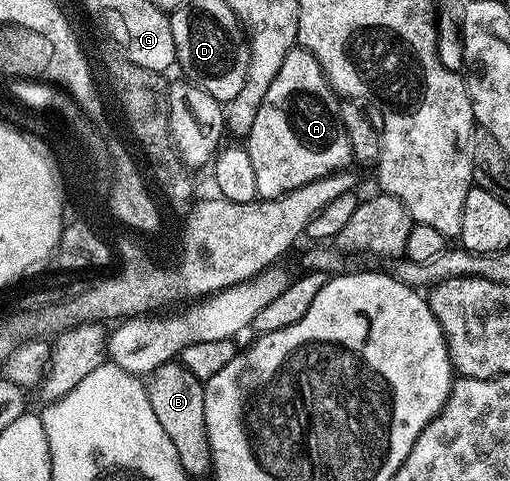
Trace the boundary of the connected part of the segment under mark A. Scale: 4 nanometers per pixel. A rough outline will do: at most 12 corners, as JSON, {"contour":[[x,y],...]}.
{"contour":[[289,50],[245,133],[260,198],[352,164],[315,56]]}

